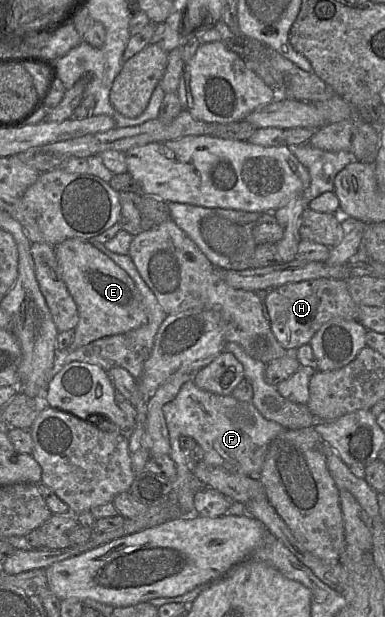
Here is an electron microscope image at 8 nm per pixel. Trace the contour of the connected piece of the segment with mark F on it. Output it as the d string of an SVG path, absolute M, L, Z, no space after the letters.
M191 379L181 386L174 399L166 403L162 410L169 433L169 457L177 471L172 480L176 499L182 488L191 487L195 494L206 486L191 471L188 451L180 447L181 437L191 437L202 447L205 463L259 479L270 443L285 430L280 424L264 418L252 402L238 401L231 394L223 396L202 390Z

